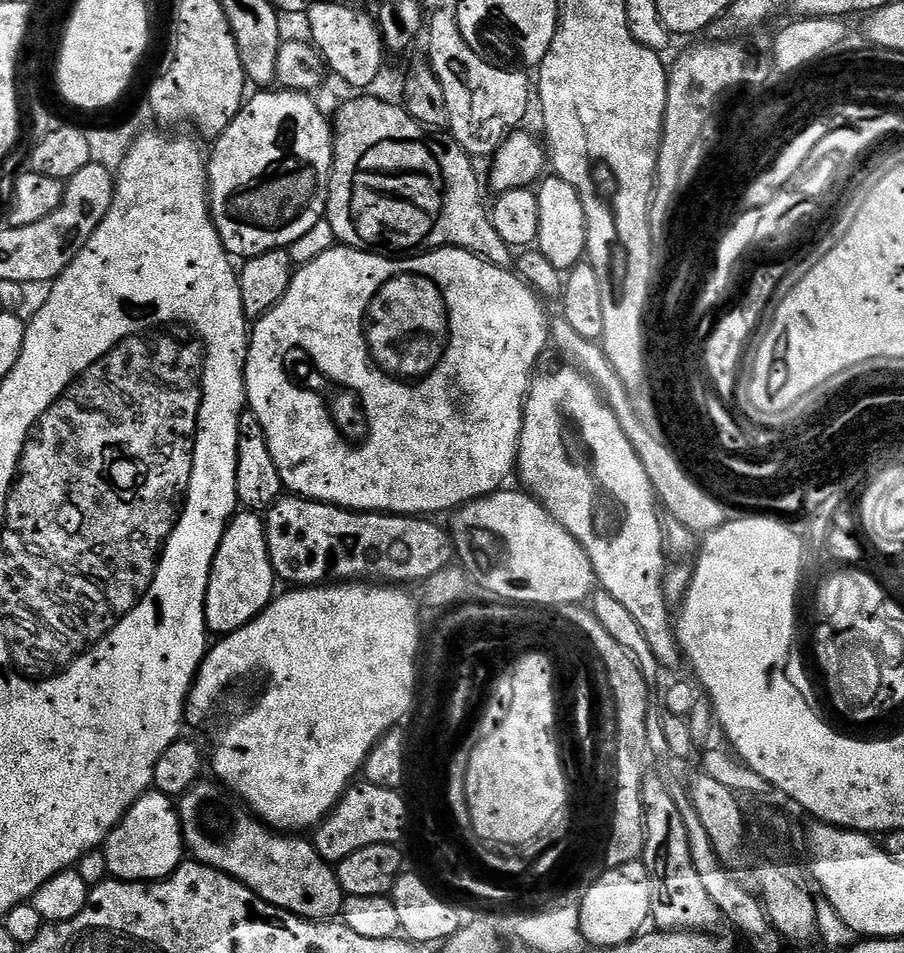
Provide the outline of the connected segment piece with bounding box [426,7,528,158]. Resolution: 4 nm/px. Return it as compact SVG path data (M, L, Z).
M451 7L440 8L431 13L426 24L428 36L428 53L426 59L431 64L438 82L442 82L442 94L446 96L446 114L448 115L447 131L452 139L459 142L468 155L473 158L491 157L504 139L521 127L524 115L528 112L528 80L520 70L509 70L499 64L483 60L462 38L460 27L456 21L455 11Z

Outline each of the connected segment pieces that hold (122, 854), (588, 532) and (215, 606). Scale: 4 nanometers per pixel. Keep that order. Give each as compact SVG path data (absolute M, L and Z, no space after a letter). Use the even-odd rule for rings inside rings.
M155 790L139 796L127 814L102 845L108 871L115 879L129 882L165 880L176 871L186 856L184 832L180 828L180 813L173 797Z
M571 363L561 365L561 368L552 368L549 372L541 371L528 386L515 471L518 476L520 472L520 480L525 484L521 485L578 541L582 550L586 550L599 587L626 606L641 627L657 662L661 666L681 663L682 653L676 642L674 616L668 611L663 598L666 541L661 524L662 512L650 474L646 474L642 458L638 458L630 438L626 438L626 430L622 430L618 418L592 379Z
M240 510L228 522L228 529L224 532L222 542L214 554L214 562L208 579L208 589L206 590L204 613L206 614L209 633L227 634L246 626L258 614L262 614L277 595L276 584L278 585L278 577L270 562L270 550L266 542L264 521L265 517L261 513Z

